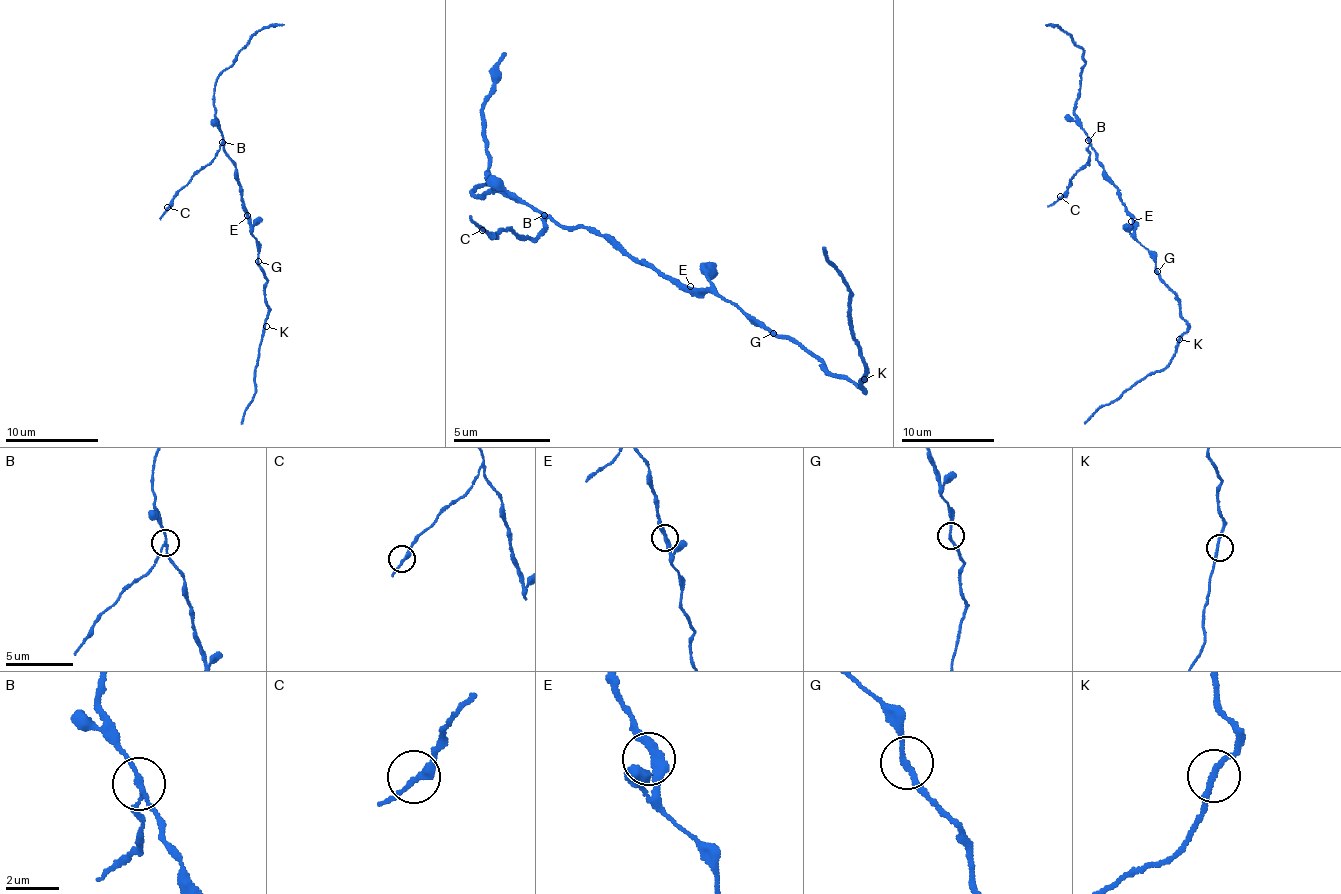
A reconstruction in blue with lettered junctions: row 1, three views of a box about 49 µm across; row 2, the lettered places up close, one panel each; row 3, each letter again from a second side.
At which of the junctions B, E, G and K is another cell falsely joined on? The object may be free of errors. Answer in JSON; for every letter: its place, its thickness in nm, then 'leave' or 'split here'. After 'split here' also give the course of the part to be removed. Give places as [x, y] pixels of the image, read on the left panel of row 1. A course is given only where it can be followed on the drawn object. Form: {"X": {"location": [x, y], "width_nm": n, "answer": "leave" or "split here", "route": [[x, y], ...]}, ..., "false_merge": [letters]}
{"B": {"location": [222, 142], "width_nm": 150, "answer": "split here", "route": [[223, 141], [219, 153], [192, 172], [169, 202], [160, 220]]}, "E": {"location": [247, 215], "width_nm": 340, "answer": "leave"}, "G": {"location": [258, 261], "width_nm": 180, "answer": "leave"}, "K": {"location": [266, 326], "width_nm": 190, "answer": "leave"}, "false_merge": ["B"]}

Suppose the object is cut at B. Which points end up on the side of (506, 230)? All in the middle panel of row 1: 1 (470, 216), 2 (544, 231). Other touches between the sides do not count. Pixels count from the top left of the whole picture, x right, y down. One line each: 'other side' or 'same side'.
1: same side
2: same side

